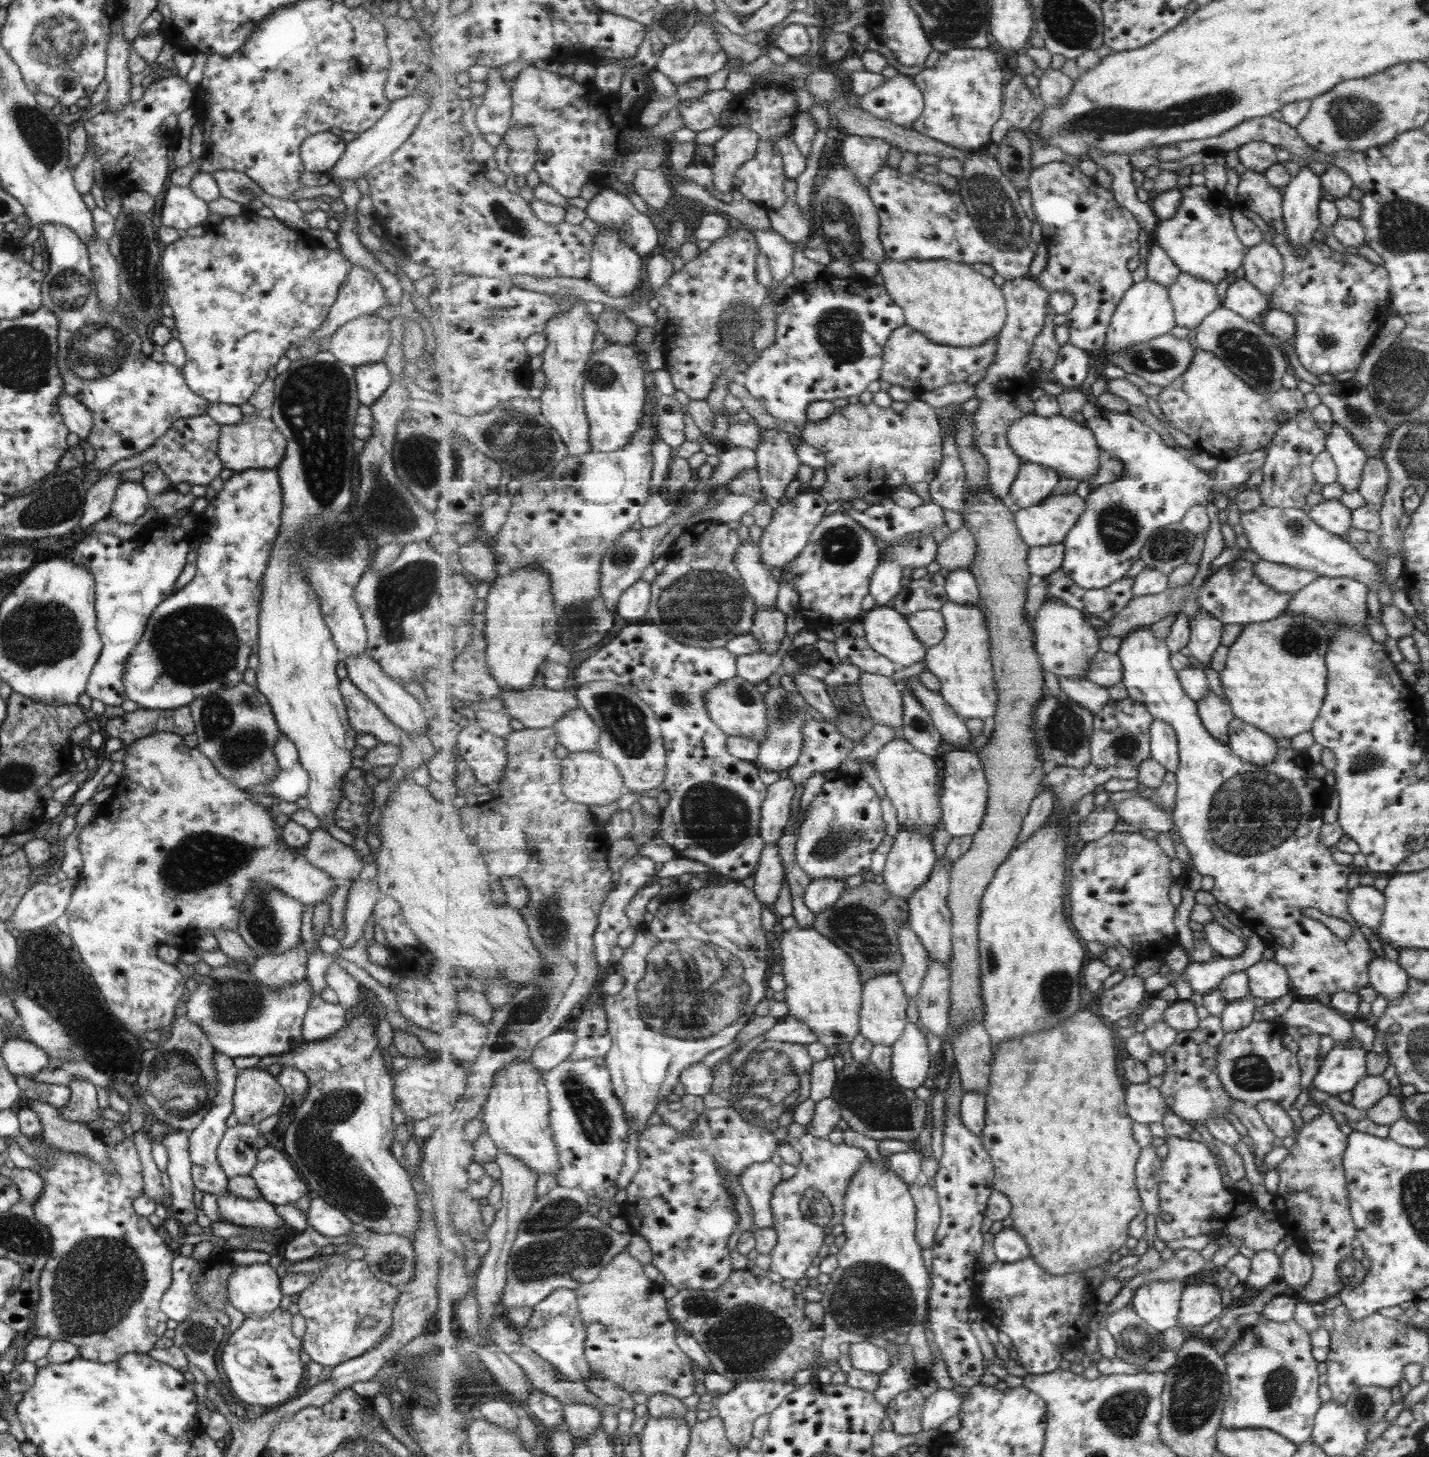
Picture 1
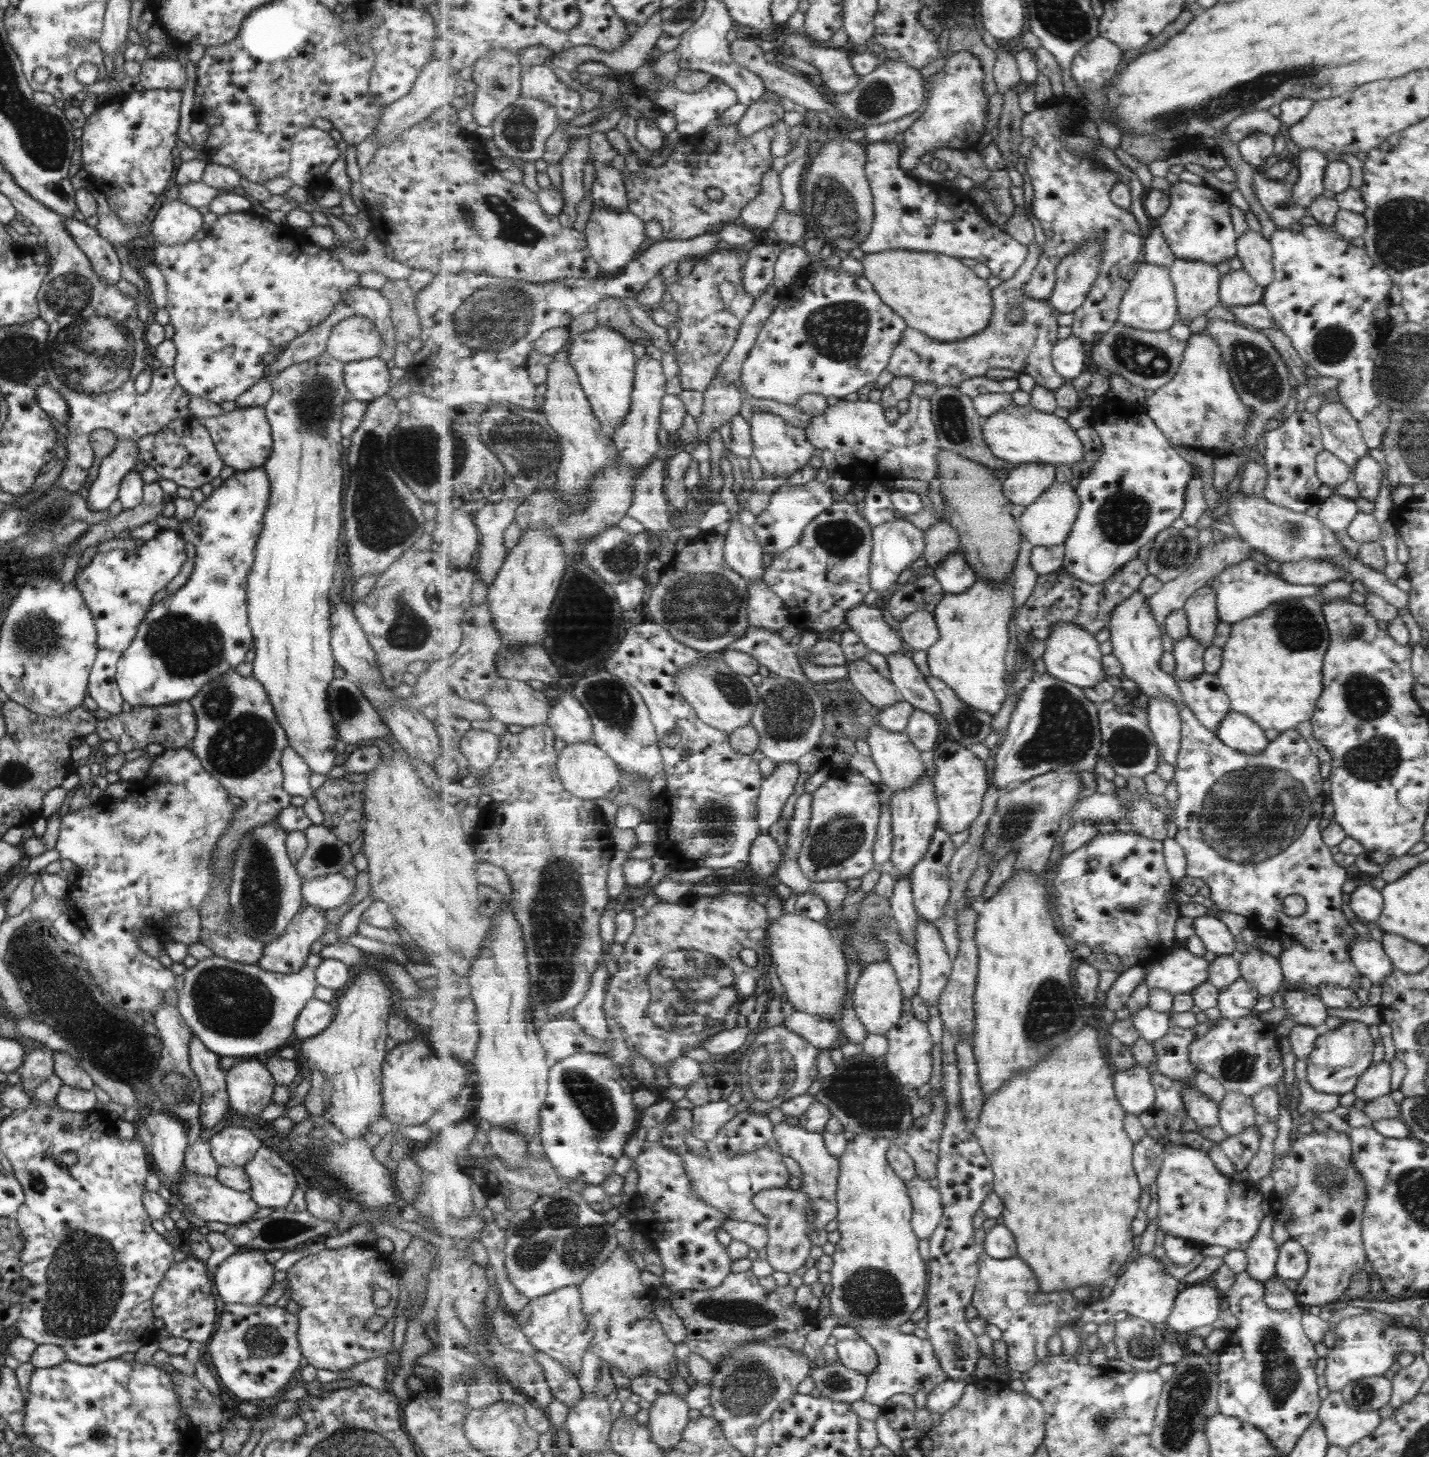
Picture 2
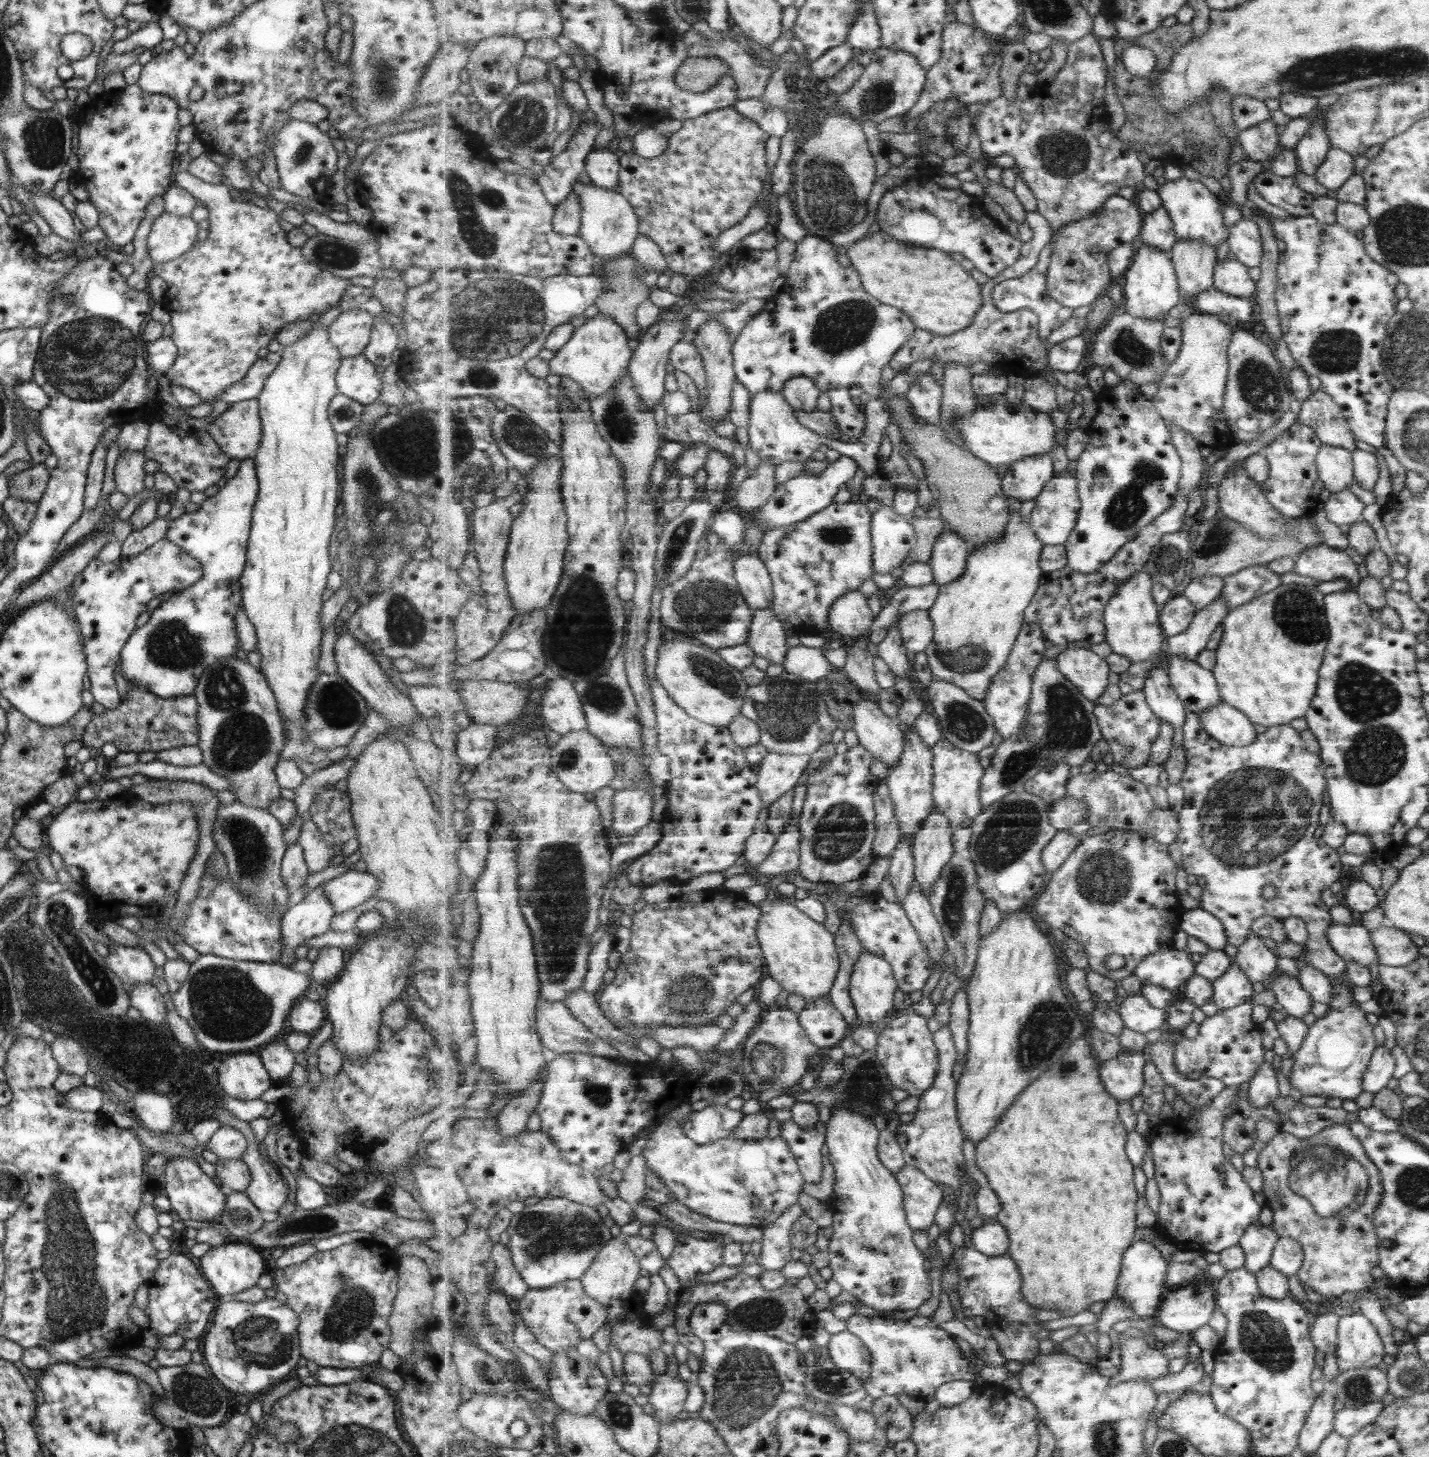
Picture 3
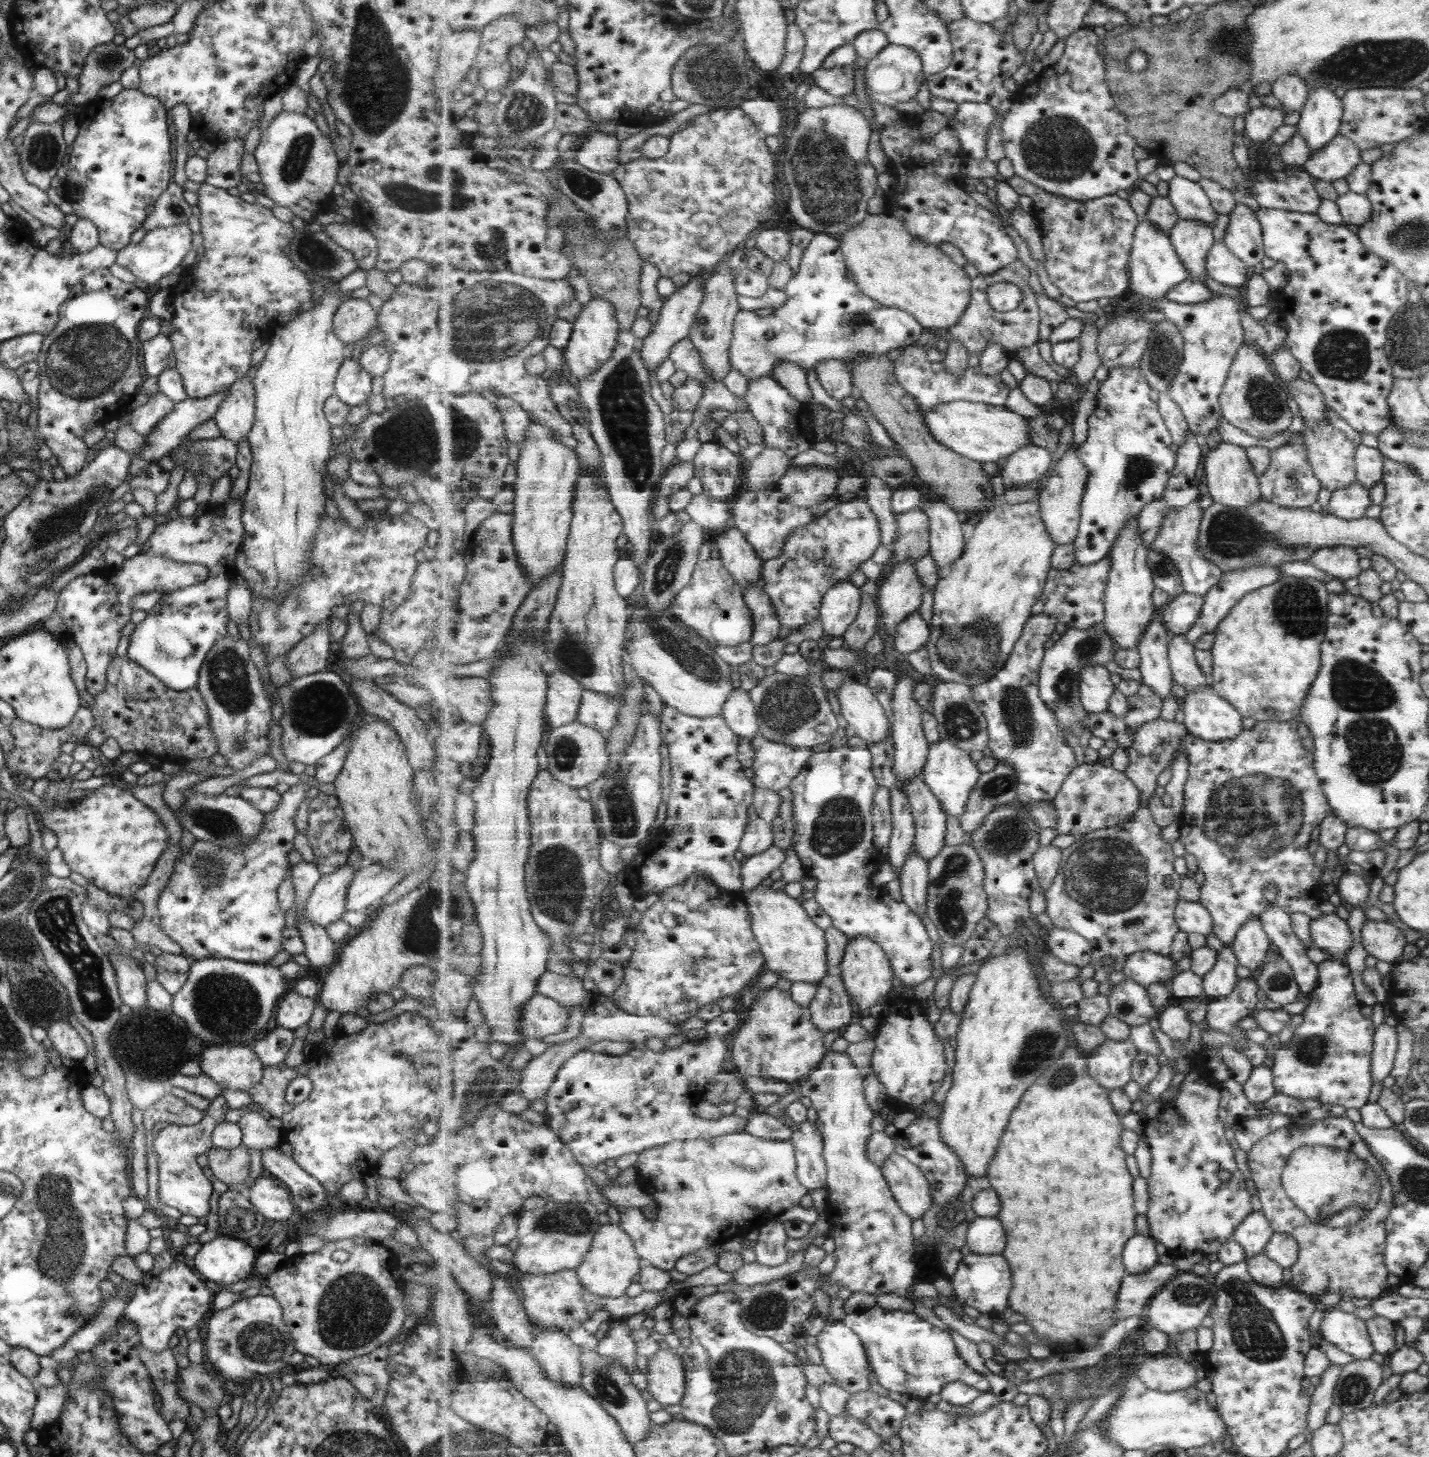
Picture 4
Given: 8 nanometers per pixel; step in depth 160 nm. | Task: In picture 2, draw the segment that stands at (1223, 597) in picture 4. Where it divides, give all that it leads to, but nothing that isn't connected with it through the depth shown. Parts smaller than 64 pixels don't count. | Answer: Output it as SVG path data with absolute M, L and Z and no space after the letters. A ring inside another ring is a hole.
M1191 635L1185 636L1180 641L1174 641L1174 649L1171 653L1176 660L1175 677L1192 681L1199 674L1205 672L1205 652L1206 650L1199 644L1199 641Z

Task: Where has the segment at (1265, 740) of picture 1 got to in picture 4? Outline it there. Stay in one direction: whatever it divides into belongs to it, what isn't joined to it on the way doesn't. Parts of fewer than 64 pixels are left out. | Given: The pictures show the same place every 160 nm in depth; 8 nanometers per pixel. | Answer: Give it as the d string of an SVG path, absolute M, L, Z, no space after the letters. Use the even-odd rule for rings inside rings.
M1212 686L1189 691L1183 700L1183 723L1191 735L1221 742L1235 738L1243 730L1240 714Z

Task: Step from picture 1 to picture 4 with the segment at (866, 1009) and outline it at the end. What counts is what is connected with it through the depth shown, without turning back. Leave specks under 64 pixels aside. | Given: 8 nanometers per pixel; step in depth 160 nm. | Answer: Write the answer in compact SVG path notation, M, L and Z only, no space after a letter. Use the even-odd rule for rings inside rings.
M856 936L848 942L843 962L837 971L840 971L845 988L852 996L852 1000L861 1009L883 1004L887 994L893 988L893 978L896 975L883 947L866 936Z

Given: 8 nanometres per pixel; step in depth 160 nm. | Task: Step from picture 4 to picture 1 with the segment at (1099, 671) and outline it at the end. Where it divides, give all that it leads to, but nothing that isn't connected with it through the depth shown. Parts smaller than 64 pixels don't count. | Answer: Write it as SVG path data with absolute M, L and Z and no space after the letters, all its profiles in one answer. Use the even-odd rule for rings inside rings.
M1048 595L1035 619L1036 650L1042 660L1043 669L1059 676L1079 676L1087 678L1091 660L1101 650L1097 630L1088 622L1085 614L1063 599Z

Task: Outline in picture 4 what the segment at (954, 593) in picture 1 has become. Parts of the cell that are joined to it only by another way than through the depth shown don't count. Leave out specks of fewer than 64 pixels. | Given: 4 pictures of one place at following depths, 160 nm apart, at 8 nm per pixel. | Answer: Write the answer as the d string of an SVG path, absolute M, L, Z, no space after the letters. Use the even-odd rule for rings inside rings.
M945 501L924 504L930 518L930 552L936 558L941 572L963 556L966 543L963 541L962 516Z

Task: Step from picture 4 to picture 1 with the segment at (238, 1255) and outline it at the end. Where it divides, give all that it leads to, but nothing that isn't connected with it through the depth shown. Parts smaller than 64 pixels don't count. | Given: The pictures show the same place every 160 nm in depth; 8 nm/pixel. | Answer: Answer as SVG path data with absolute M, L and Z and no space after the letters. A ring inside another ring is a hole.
M267 1262L236 1265L227 1277L226 1293L228 1303L244 1315L270 1313L282 1297L275 1268Z

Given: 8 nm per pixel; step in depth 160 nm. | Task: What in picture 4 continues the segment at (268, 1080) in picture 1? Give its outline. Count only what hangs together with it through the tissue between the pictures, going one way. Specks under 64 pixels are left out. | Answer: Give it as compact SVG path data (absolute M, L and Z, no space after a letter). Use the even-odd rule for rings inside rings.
M207 1044L198 1063L201 1073L222 1089L247 1092L263 1076L263 1066L249 1044Z

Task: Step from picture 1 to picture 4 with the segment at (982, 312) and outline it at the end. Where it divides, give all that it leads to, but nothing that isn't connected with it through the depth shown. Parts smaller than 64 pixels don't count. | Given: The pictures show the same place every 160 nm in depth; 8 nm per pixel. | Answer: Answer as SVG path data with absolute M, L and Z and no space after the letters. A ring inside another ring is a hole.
M887 213L870 215L838 236L848 270L865 294L890 307L910 311L927 328L955 326L971 302L973 279L943 250L911 234L904 221Z

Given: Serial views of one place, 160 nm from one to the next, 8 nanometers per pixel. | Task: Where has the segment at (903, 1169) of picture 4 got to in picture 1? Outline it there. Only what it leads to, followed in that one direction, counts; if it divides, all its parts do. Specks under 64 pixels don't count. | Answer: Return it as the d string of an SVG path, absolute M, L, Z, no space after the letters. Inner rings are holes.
M921 1180L910 1185L910 1191L918 1208L918 1229L916 1234L923 1248L932 1250L935 1233L941 1224L943 1212L937 1189L924 1184Z

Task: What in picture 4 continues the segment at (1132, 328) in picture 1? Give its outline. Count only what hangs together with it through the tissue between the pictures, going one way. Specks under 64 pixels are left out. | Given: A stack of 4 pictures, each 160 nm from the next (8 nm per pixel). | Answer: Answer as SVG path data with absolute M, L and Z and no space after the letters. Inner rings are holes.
M1149 218L1140 221L1135 233L1134 249L1131 250L1131 260L1129 264L1131 290L1143 298L1153 302L1168 296L1171 289L1181 282L1190 278L1189 269L1183 264L1183 261L1175 254L1174 243L1170 236L1159 230L1154 222Z

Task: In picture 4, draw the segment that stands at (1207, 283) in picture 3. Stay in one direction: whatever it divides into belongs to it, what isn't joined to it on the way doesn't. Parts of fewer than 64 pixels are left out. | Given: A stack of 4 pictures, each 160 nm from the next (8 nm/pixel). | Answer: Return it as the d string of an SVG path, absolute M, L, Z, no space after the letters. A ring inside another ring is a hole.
M1180 218L1171 229L1170 238L1174 243L1175 254L1189 269L1189 279L1206 282L1209 278L1207 258L1215 246L1212 226L1203 221Z

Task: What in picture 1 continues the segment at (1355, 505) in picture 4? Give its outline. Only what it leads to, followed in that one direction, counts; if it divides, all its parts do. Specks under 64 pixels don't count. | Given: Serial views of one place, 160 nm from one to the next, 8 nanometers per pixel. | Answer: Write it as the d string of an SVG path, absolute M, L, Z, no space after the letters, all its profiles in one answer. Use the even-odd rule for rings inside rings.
M1324 499L1313 505L1307 514L1317 526L1331 534L1341 535L1351 527L1351 511L1338 500Z

